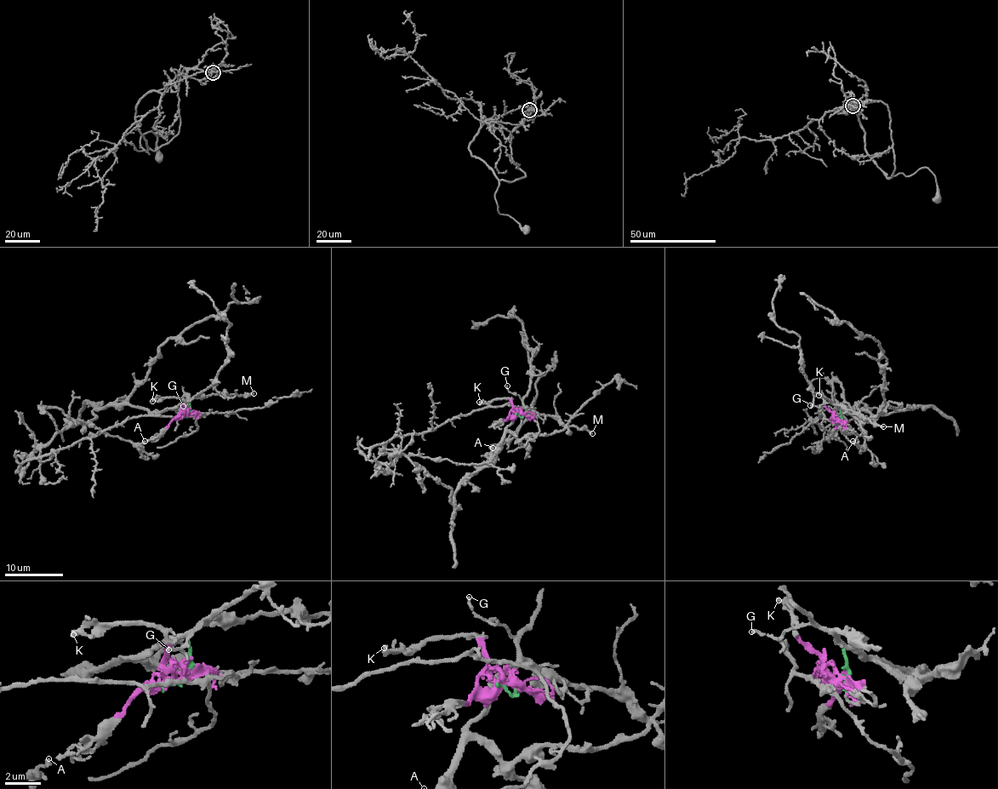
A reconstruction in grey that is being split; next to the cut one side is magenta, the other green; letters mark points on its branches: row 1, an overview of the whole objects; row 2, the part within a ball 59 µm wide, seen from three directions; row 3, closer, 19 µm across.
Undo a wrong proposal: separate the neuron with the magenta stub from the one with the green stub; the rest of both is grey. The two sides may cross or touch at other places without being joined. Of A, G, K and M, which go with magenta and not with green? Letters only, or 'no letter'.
K

